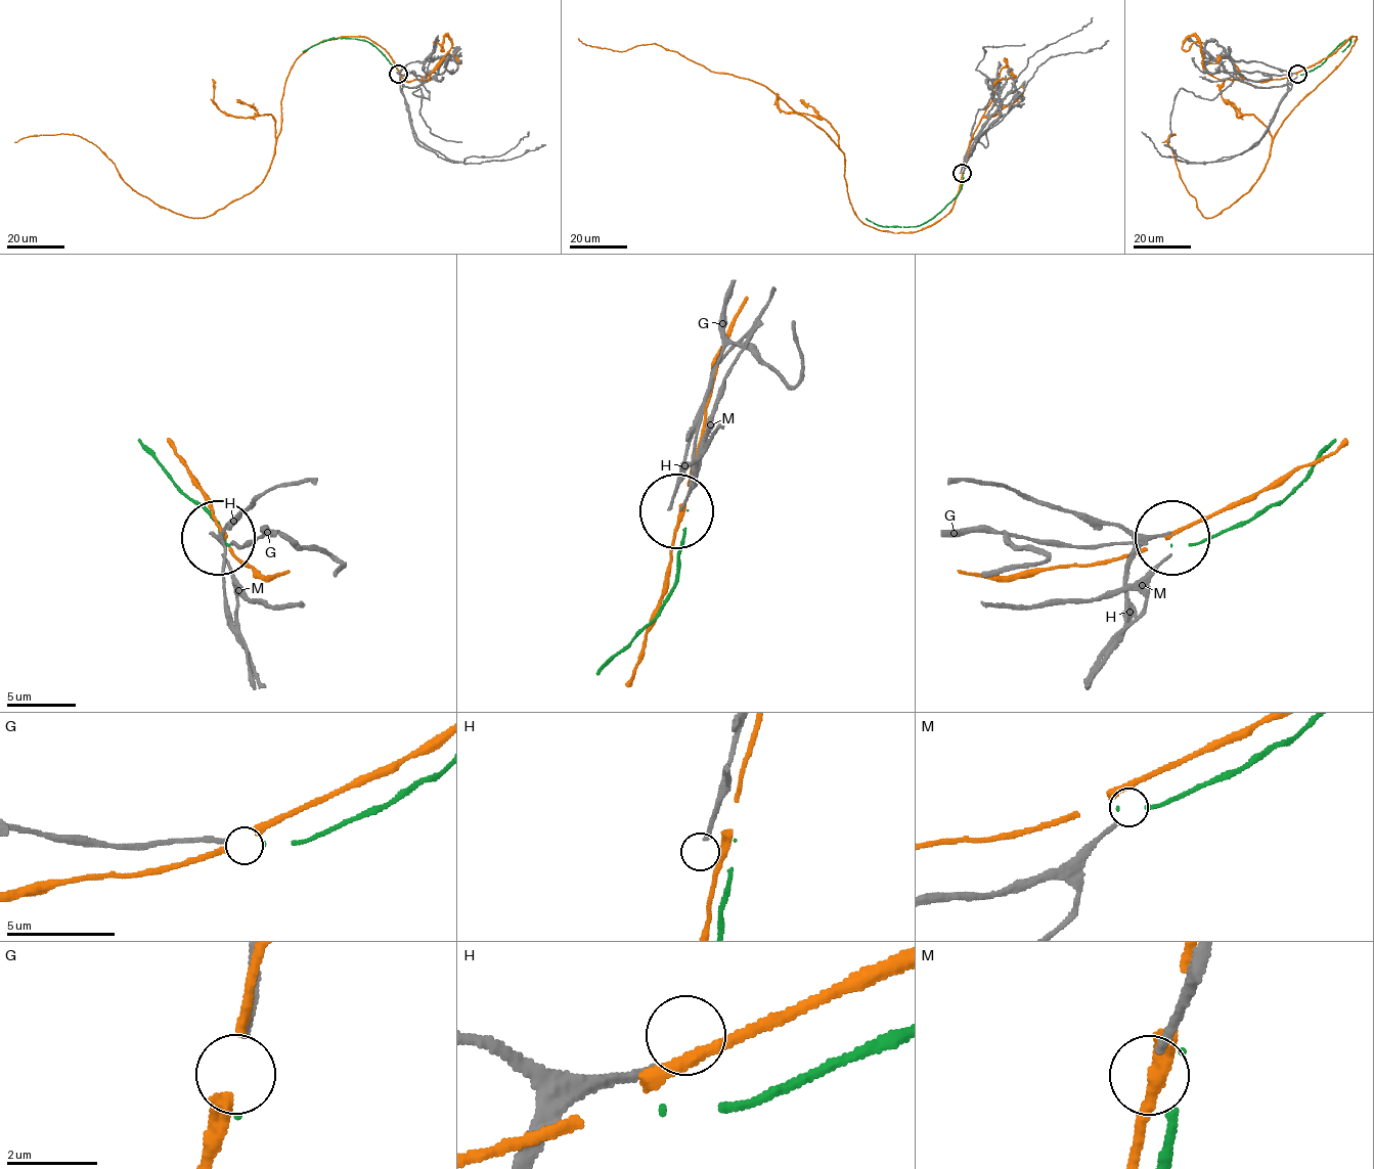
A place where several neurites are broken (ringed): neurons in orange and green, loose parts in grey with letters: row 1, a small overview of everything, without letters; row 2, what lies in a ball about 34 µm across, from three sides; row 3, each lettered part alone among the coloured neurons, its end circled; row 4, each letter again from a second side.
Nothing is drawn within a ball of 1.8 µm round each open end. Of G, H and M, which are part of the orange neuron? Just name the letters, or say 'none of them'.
none of them

